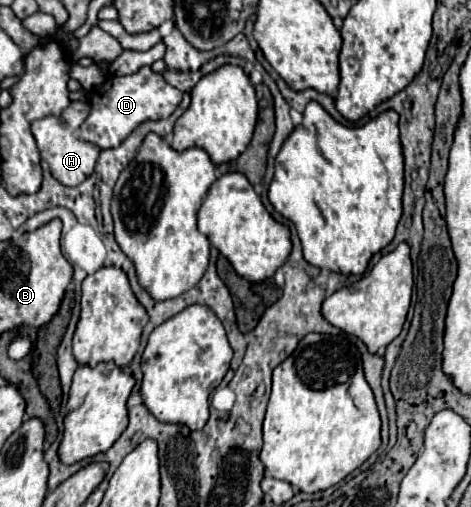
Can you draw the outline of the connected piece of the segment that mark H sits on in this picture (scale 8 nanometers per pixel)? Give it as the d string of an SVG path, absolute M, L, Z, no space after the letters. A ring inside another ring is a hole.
M71 102L61 112L61 116L47 116L47 118L35 120L31 124L31 132L37 140L41 158L49 164L49 170L51 170L53 178L57 178L63 186L79 186L87 176L91 176L91 172L95 168L95 162L97 162L97 156L101 152L99 146L95 146L91 142L85 142L85 140L79 140L75 136L77 128L87 118L87 114L89 114L89 104L87 102Z

